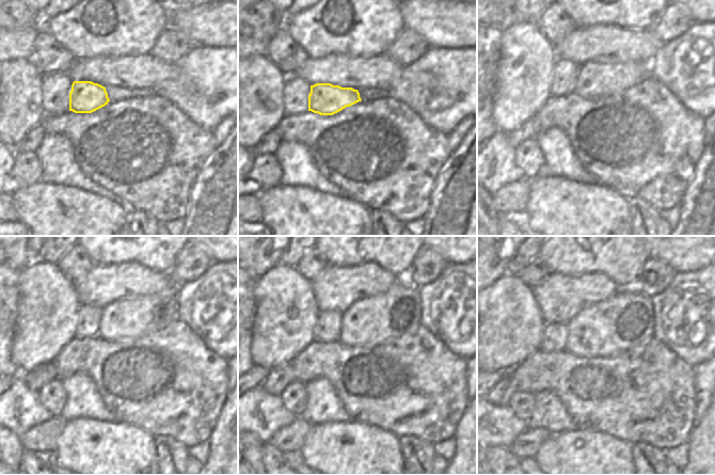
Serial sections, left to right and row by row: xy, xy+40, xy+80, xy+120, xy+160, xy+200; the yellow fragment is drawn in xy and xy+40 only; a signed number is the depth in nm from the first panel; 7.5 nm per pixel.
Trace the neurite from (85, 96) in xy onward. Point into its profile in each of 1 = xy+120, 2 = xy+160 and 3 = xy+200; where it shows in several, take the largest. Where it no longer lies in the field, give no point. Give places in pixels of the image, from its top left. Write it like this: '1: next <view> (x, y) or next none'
1: next xy+120 (134, 316)
2: next xy+160 (396, 312)
3: next xy+200 (625, 320)

